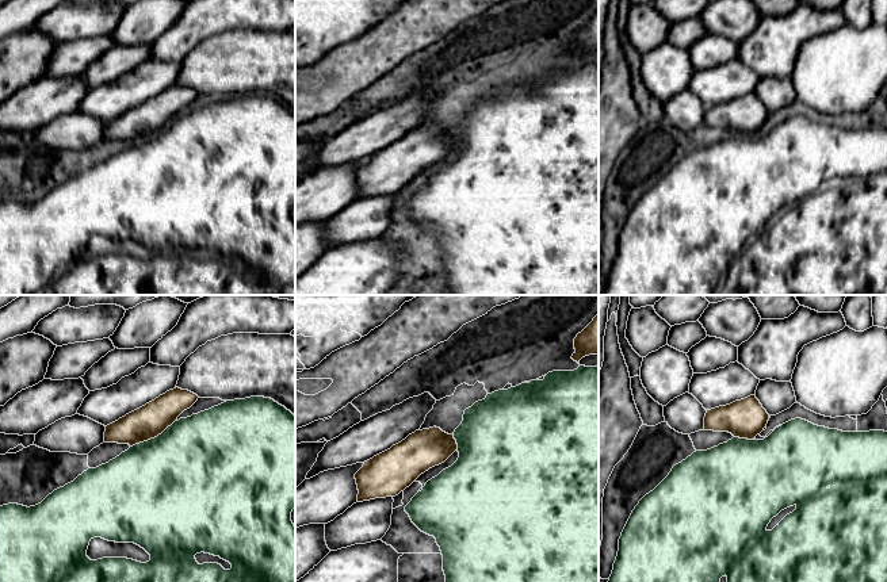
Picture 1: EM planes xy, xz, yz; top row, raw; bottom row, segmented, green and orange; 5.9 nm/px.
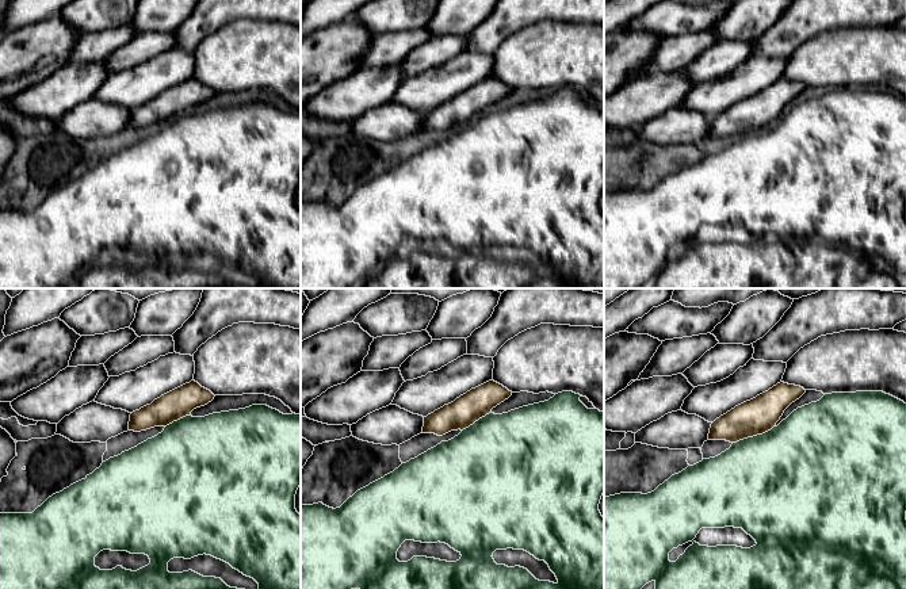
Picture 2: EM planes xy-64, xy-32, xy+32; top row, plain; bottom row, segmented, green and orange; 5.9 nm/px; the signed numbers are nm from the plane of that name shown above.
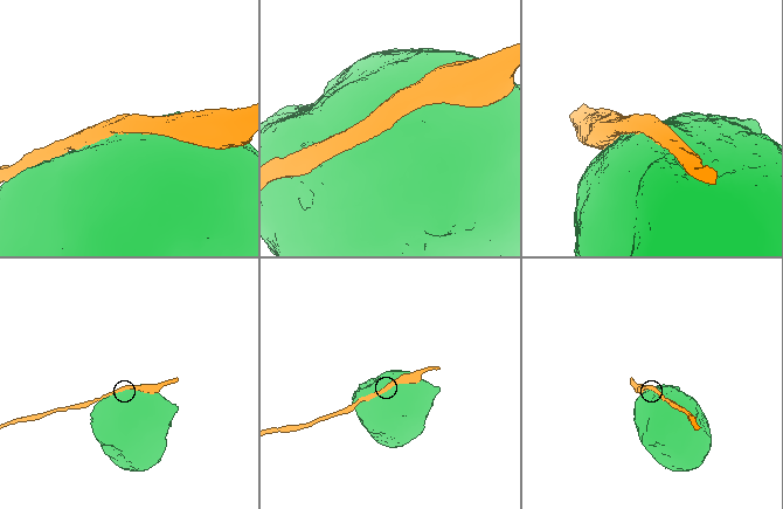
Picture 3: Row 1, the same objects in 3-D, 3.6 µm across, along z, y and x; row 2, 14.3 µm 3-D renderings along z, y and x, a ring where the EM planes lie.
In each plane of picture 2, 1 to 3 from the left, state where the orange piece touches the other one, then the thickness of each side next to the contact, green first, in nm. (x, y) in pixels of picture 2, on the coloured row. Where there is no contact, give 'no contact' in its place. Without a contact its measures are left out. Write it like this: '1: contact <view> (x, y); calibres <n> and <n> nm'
1: contact xy-64 (178, 420); calibres 500 and 170 nm
2: contact xy-32 (476, 421); calibres 500 and 180 nm
3: contact xy+32 (753, 436); calibres 500 and 220 nm

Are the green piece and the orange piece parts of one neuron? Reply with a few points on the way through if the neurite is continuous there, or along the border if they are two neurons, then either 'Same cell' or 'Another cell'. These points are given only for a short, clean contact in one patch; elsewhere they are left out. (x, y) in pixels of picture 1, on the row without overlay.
Another cell

